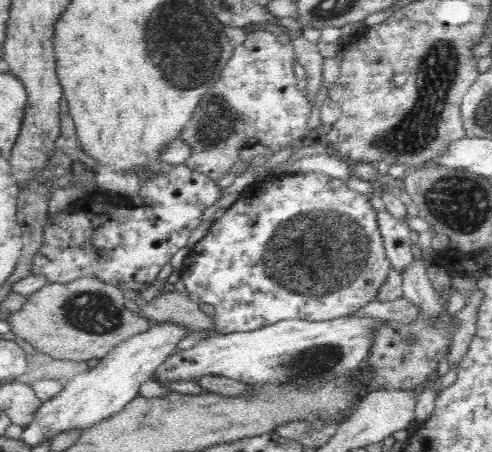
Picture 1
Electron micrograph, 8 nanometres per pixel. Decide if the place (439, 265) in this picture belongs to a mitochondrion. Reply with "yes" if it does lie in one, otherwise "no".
no

